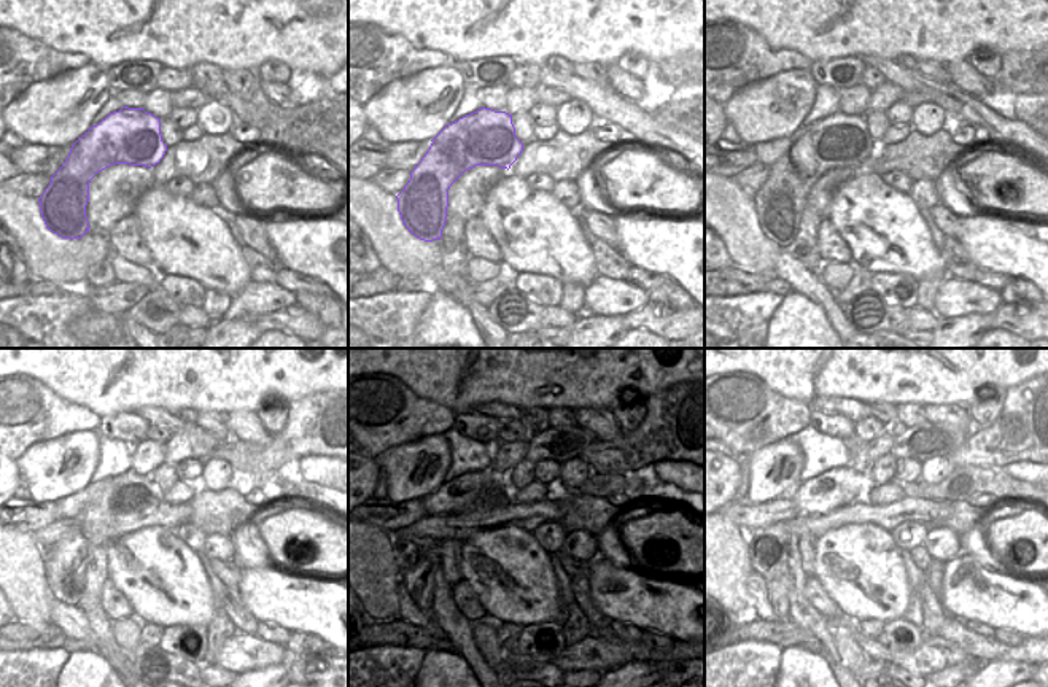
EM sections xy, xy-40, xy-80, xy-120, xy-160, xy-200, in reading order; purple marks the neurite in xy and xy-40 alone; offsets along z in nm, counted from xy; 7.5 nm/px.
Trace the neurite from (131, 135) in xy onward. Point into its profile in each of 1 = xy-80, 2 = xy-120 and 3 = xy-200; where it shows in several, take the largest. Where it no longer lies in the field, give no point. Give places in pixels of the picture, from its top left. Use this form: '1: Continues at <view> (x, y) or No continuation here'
1: Continues at xy-80 (840, 140)
2: Continues at xy-120 (132, 496)
3: Continues at xy-200 (776, 590)

